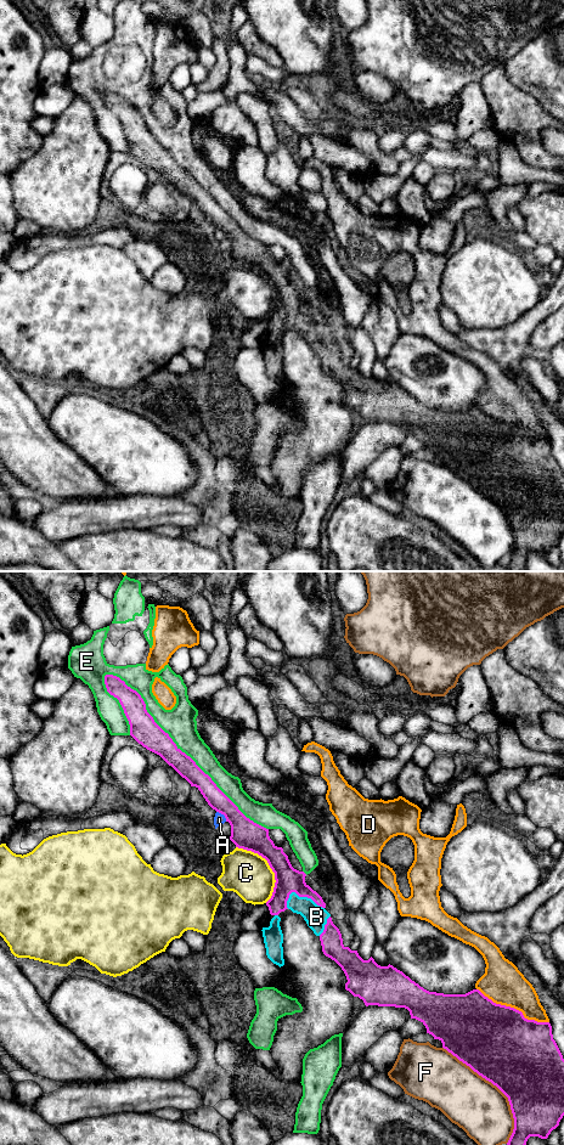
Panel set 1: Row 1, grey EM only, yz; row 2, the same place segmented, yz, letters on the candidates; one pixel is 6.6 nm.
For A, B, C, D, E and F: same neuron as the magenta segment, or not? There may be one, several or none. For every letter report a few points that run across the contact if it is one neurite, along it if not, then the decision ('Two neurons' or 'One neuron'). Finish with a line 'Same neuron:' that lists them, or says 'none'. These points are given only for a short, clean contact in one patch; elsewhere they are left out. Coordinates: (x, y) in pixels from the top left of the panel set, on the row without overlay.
A: Line: yz (216, 227), (226, 237). Two neurons
B: One neuron
C: Two neurons
D: Two neurons
E: Two neurons
F: Two neurons
Same neuron: B

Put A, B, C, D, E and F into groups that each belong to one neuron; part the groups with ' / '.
A / B / C / D / E / F

